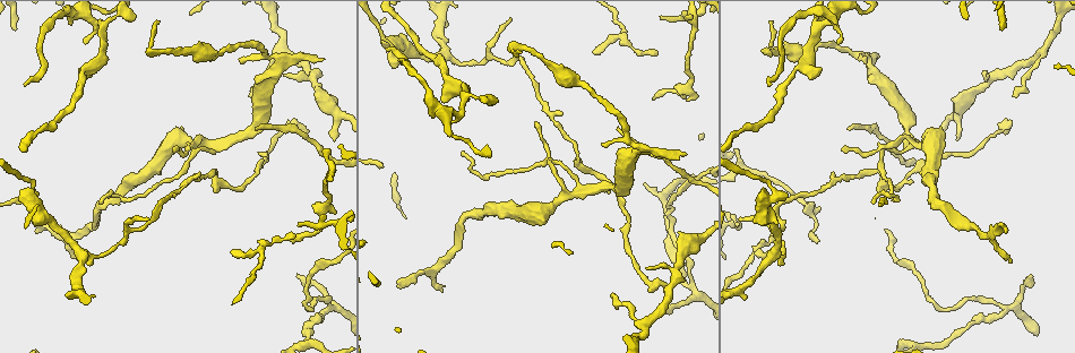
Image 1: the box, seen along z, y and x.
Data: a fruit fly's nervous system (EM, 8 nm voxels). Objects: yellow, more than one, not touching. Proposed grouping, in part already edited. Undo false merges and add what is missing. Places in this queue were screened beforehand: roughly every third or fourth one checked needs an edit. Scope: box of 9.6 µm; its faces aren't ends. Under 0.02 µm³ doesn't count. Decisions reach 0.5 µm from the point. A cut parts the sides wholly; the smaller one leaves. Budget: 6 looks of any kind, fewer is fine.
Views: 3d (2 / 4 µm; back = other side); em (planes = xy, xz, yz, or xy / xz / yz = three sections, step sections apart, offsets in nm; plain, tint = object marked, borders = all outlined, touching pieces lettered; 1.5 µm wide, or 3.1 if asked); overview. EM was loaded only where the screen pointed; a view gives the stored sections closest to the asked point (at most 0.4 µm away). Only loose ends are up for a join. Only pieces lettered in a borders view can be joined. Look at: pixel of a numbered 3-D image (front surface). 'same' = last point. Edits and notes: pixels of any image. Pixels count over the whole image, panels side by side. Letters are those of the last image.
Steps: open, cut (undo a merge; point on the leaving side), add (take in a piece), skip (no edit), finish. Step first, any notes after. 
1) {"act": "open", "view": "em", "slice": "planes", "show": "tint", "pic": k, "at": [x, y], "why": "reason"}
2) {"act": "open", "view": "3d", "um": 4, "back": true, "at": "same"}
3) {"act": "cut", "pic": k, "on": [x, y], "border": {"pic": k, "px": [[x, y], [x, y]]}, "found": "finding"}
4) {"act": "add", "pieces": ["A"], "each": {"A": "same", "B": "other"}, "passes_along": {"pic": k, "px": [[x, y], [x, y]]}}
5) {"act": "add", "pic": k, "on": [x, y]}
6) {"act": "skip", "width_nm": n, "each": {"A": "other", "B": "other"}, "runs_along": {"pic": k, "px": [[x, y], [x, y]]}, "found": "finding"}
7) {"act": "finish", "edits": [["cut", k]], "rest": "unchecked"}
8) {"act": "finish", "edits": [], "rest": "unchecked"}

{"act": "open", "view": "em", "slice": "planes", "show": "plain", "pic": 1, "at": [463, 98], "why": "three-way junction"}

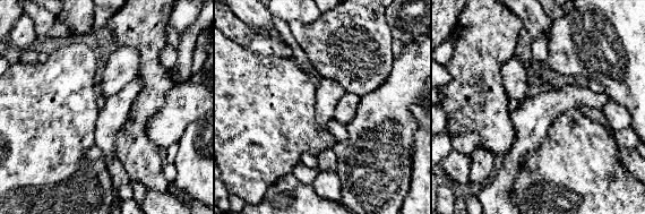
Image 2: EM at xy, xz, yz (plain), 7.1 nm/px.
{"act": "open", "view": "em", "slice": "planes", "show": "borders", "at": "same"}

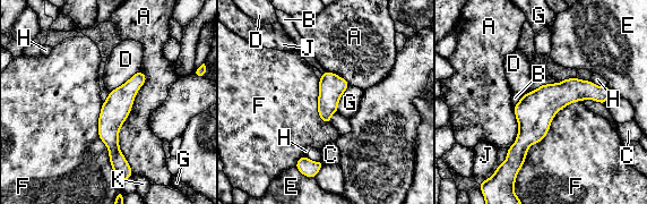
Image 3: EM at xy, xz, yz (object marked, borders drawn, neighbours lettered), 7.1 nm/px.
{"act": "skip", "width_nm": 180, "each": {"A": "other", "B": "other", "C": "other", "D": "other", "E": "other", "F": "other", "G": "other", "H": "other", "J": "other", "K": "other"}, "runs_along": {"pic": 3, "px": [[606, 90], [566, 92], [502, 167]]}, "found": "all the same neuron"}

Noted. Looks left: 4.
{"act": "open", "view": "3d", "um": 4, "pic": 1, "at": [595, 53], "why": "tapers out"}

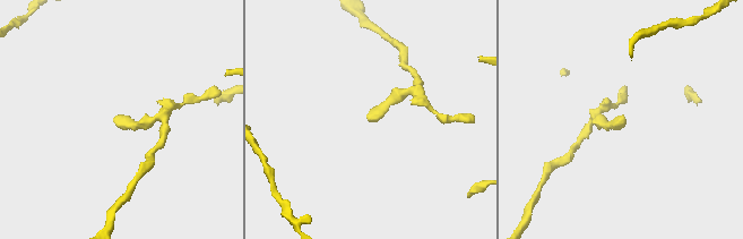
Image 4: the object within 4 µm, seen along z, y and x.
{"act": "open", "view": "em", "slice": "planes", "show": "borders", "pic": 4, "at": [370, 118]}

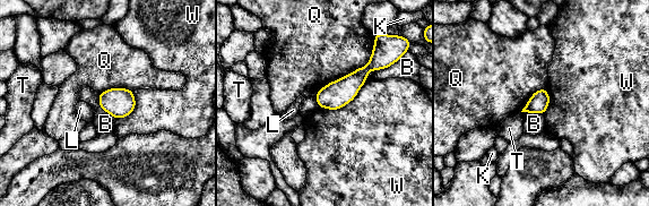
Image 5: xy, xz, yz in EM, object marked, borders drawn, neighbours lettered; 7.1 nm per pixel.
{"act": "skip", "each": {"B": "other", "K": "other", "L": "other", "Q": "other", "T": "other", "W": "other"}, "border": {"pic": 5, "px": [[368, 79], [343, 106], [319, 108]]}, "found": "no lettered piece goes on from it"}

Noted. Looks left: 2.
{"act": "open", "view": "3d", "um": 4, "pic": 1, "at": [296, 275], "why": "branch stops here"}

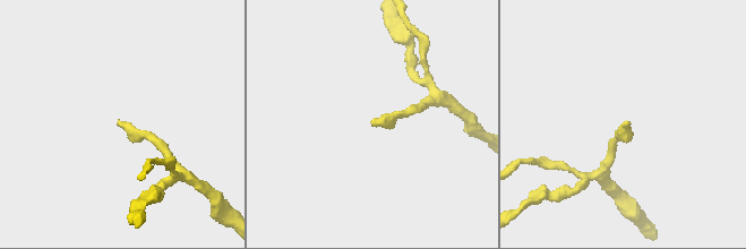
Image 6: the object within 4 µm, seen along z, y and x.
{"act": "open", "view": "em", "slice": "planes", "show": "borders", "pic": 6, "at": [371, 122], "why": "shape alone is not enough"}

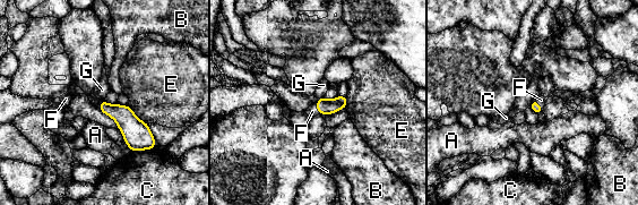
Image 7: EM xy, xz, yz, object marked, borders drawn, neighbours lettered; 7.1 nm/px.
{"act": "add", "pieces": ["F"], "longest_contact_nm": ["E", 200], "each": {"A": "other", "B": "other", "C": "other", "E": "other", "F": "same", "G": "other"}, "passes_along": {"pic": 7, "px": [[533, 105], [537, 104], [541, 100]]}, "found": "it goes on there"}

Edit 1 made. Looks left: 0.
{"act": "finish", "edits": [["add", 7]], "rest": "unchecked"}

